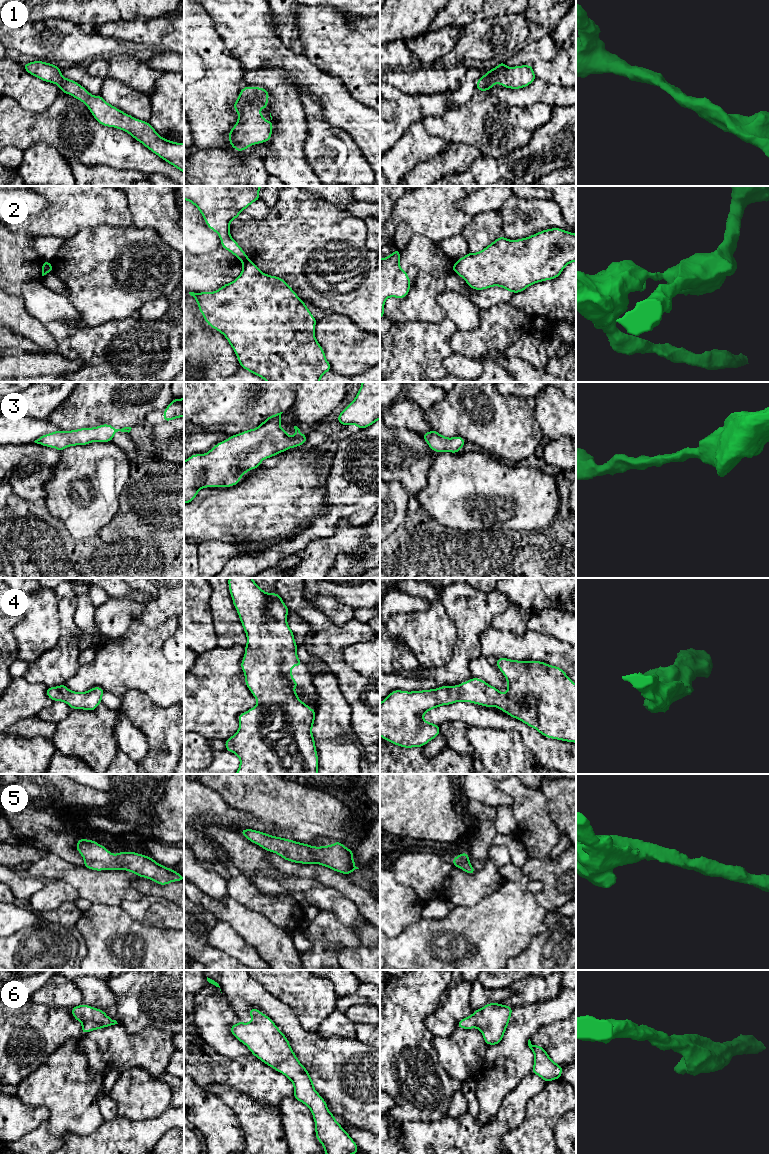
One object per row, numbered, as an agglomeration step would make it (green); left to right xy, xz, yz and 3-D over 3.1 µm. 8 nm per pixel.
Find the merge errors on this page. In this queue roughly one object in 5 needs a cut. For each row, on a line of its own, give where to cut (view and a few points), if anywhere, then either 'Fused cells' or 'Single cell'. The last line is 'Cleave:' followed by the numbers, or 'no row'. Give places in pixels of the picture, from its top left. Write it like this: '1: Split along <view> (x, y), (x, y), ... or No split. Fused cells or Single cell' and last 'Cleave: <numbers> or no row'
1: No split. Single cell
2: Split along xz (249, 259), (242, 263). Fused cells
3: No split. Single cell
4: No split. Single cell
5: No split. Single cell
6: No split. Single cell
Cleave: 2

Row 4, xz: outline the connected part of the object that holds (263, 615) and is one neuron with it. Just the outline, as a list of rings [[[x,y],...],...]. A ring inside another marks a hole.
[[[229,578],[228,579],[229,591],[235,609],[238,612],[239,619],[242,623],[243,629],[246,633],[247,644],[245,646],[245,654],[241,661],[241,669],[245,675],[245,684],[249,688],[252,695],[257,699],[257,705],[248,711],[241,713],[238,716],[239,730],[230,738],[225,740],[225,748],[231,753],[239,757],[240,765],[235,774],[318,774],[318,755],[315,746],[315,740],[312,733],[312,727],[315,721],[316,711],[311,709],[306,703],[302,702],[293,689],[298,687],[298,683],[292,677],[292,667],[302,666],[303,663],[297,656],[297,648],[294,634],[287,623],[287,615],[290,611],[285,605],[284,601],[277,593],[266,593],[262,590],[252,578]]]

